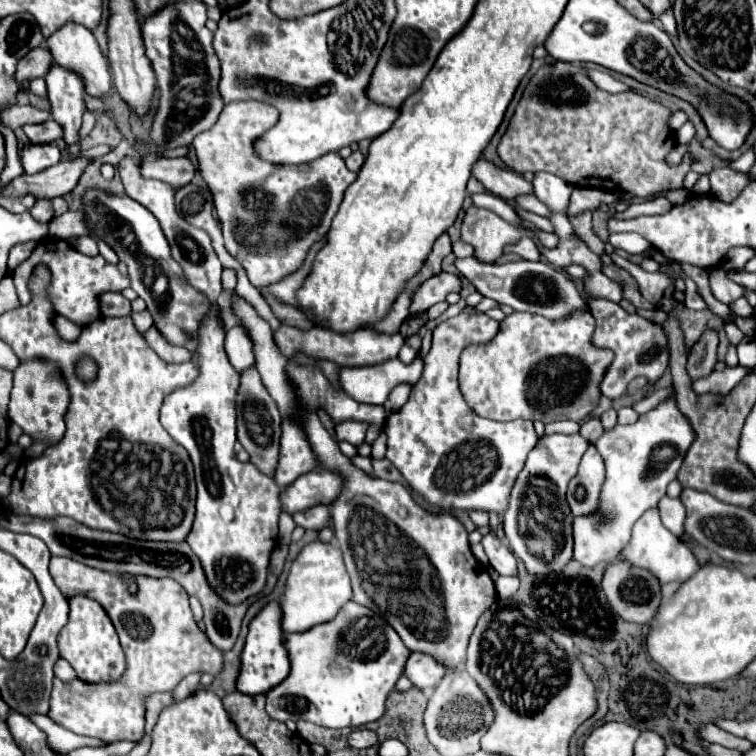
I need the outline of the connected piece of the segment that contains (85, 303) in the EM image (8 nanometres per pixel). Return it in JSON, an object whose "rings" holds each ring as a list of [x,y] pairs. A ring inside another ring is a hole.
{"rings":[[[45,237],[37,243],[35,251],[31,253],[31,259],[25,259],[15,271],[13,271],[13,279],[15,279],[15,287],[17,287],[17,295],[21,305],[27,305],[31,301],[31,293],[28,289],[28,281],[31,276],[33,267],[43,261],[49,265],[51,269],[51,289],[49,289],[49,297],[51,303],[55,307],[55,311],[63,317],[67,317],[69,321],[85,327],[87,323],[95,321],[97,317],[101,317],[99,313],[99,303],[97,303],[97,295],[103,291],[123,291],[125,287],[129,287],[129,277],[121,275],[117,271],[115,265],[105,263],[105,259],[101,255],[97,257],[87,257],[79,251],[75,251],[67,241],[57,239],[57,237]]]}

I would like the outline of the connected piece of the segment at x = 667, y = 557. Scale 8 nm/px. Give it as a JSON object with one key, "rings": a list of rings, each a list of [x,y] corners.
{"rings":[[[659,509],[645,511],[645,513],[639,517],[639,521],[637,521],[635,527],[633,527],[631,543],[625,547],[623,553],[619,553],[619,561],[627,561],[627,563],[631,563],[633,567],[651,571],[651,573],[659,579],[661,585],[671,583],[671,581],[683,583],[683,581],[687,581],[689,577],[693,577],[693,575],[699,571],[699,563],[697,563],[697,559],[693,557],[693,553],[689,551],[689,547],[661,523]]]}

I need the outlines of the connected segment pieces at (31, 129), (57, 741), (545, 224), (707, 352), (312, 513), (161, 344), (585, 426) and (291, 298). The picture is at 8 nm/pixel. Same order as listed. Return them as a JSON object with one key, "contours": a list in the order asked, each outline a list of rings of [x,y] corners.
{"contours":[[[[53,119],[35,125],[23,125],[23,131],[31,143],[53,143],[63,137],[63,127]]],[[[33,715],[31,721],[47,735],[47,745],[51,747],[51,751],[57,751],[57,755],[67,755],[69,751],[87,745],[87,737],[79,737],[79,735],[67,731],[65,727],[55,725],[45,715]]],[[[516,205],[516,213],[518,212],[519,216],[524,218],[525,220],[533,223],[536,225],[539,229],[548,232],[548,233],[554,233],[554,227],[551,224],[551,222],[544,217],[541,217],[535,213],[532,213],[530,211],[524,210]]],[[[713,331],[703,333],[697,345],[693,345],[687,361],[687,373],[691,379],[701,379],[707,377],[717,363],[717,335]]],[[[315,505],[307,511],[301,511],[301,513],[293,513],[293,519],[297,525],[301,525],[303,529],[313,529],[313,531],[319,531],[323,527],[329,525],[329,507],[327,505]]],[[[151,327],[143,335],[145,341],[165,361],[169,363],[183,363],[191,359],[191,353],[185,347],[175,347],[173,343],[167,343],[167,339],[163,339],[163,335],[159,335],[155,331],[155,327]]],[[[589,419],[585,423],[581,423],[581,435],[589,441],[589,443],[595,443],[601,435],[603,435],[603,425],[599,419]]],[[[311,255],[303,261],[303,265],[301,265],[295,273],[283,277],[283,279],[281,279],[279,283],[275,283],[275,285],[269,285],[269,287],[267,287],[269,293],[273,293],[273,295],[275,295],[277,299],[281,299],[283,303],[289,303],[289,305],[297,307],[297,305],[295,305],[295,287],[299,287],[299,285],[303,283],[303,279],[305,279],[305,275],[307,275],[307,271],[309,271],[309,261],[311,261]]]]}

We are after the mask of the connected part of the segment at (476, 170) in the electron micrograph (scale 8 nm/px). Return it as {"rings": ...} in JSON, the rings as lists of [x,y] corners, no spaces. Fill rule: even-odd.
{"rings":[[[479,157],[473,167],[473,177],[477,177],[491,193],[513,199],[519,193],[533,193],[533,185],[523,179],[523,175],[511,171],[511,169],[501,169],[493,165],[489,159]]]}

